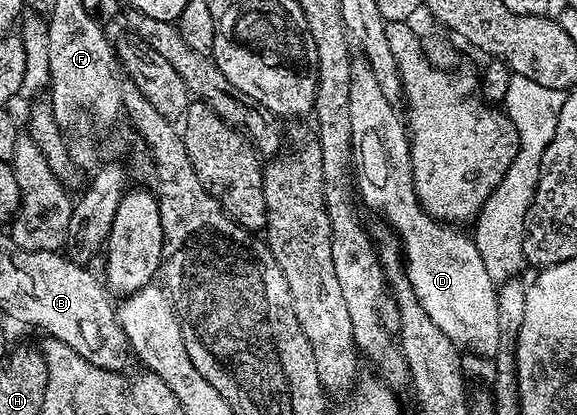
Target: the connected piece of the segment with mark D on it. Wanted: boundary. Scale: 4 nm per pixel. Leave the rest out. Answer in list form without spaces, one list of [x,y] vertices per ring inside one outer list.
[[[365,58],[355,59],[352,63],[352,90],[348,94],[348,114],[352,118],[352,164],[356,169],[356,190],[360,195],[360,200],[367,204],[374,212],[379,212],[381,219],[389,224],[395,232],[398,233],[398,239],[402,242],[402,250],[404,253],[404,267],[406,276],[410,279],[412,290],[416,294],[416,298],[420,302],[420,306],[424,306],[424,314],[428,314],[428,318],[432,318],[432,322],[436,322],[436,326],[440,326],[440,330],[444,330],[444,334],[448,334],[448,338],[452,338],[452,342],[463,353],[471,352],[474,356],[486,356],[493,358],[499,349],[499,311],[497,309],[498,289],[496,281],[492,278],[492,274],[488,274],[488,269],[484,267],[484,258],[480,258],[480,250],[476,250],[473,235],[462,233],[461,227],[455,226],[449,222],[443,222],[426,213],[425,208],[418,200],[418,195],[414,189],[414,179],[412,178],[412,158],[410,157],[410,134],[408,124],[405,119],[398,117],[395,101],[390,100],[384,94],[384,90],[380,90],[380,82],[376,80],[376,74],[372,70],[372,66]]]

